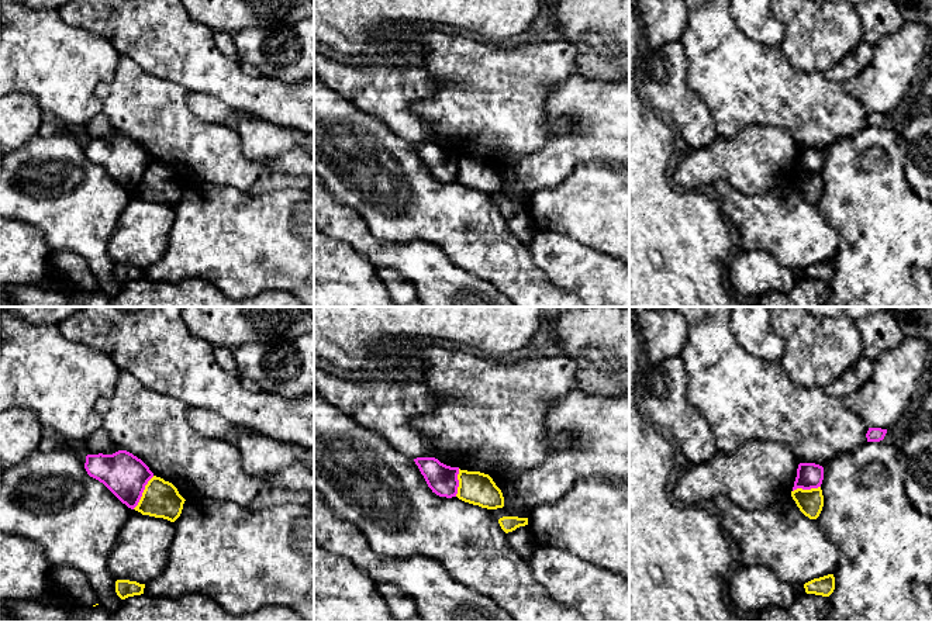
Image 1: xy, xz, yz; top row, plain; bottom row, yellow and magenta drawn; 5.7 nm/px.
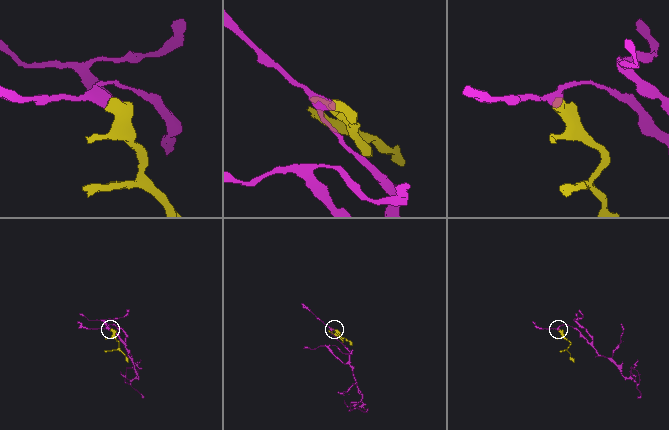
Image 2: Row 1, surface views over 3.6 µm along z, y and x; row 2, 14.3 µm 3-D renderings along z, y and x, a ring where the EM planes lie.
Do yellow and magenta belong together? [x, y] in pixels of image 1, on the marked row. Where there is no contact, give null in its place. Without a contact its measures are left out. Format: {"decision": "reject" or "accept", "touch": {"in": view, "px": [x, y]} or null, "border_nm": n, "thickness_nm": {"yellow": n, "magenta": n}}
{"decision": "reject", "touch": {"in": "xy", "px": [142, 493]}, "border_nm": 220, "thickness_nm": {"yellow": 220, "magenta": 240}}

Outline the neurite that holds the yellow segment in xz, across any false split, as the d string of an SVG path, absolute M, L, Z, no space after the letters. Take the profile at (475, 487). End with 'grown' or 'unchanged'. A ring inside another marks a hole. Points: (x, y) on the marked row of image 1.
M459 469L458 480L459 500L487 509L504 507L503 493L489 474Z; unchanged

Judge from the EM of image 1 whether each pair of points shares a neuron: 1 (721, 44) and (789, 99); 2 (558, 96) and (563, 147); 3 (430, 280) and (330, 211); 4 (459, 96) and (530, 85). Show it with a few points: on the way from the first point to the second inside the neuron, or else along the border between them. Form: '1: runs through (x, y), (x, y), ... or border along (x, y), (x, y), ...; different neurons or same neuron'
1: runs through (738, 61), (772, 93); same neuron
2: runs through (573, 107), (583, 117), (583, 135), (579, 140); same neuron
3: runs through (404, 258), (380, 255), (355, 232); same neuron
4: runs through (476, 96), (494, 96), (506, 85), (513, 85); same neuron

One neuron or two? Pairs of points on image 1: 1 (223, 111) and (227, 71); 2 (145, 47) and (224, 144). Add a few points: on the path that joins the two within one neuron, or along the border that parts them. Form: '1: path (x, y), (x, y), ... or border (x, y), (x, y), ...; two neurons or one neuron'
1: border (193, 90), (218, 97), (235, 109); two neurons
2: border (144, 69), (152, 75), (173, 80), (189, 90); two neurons

